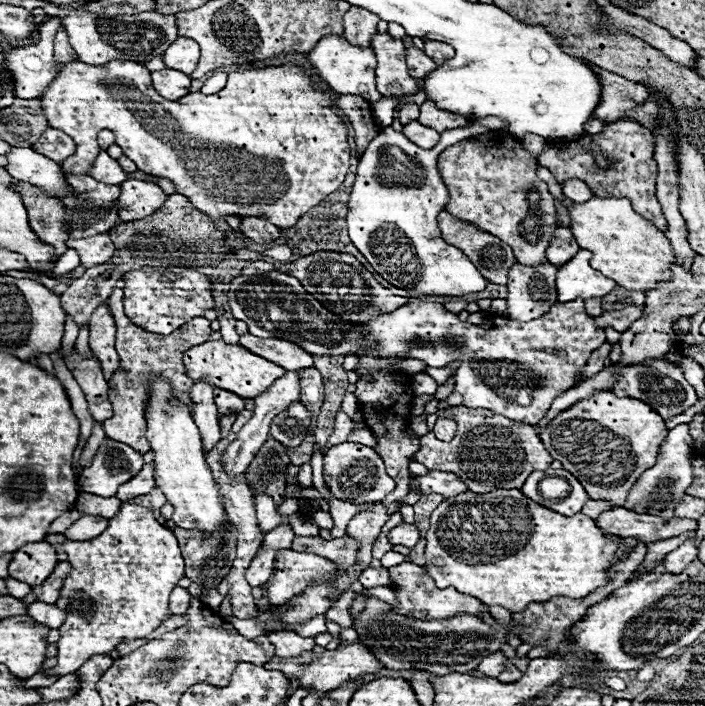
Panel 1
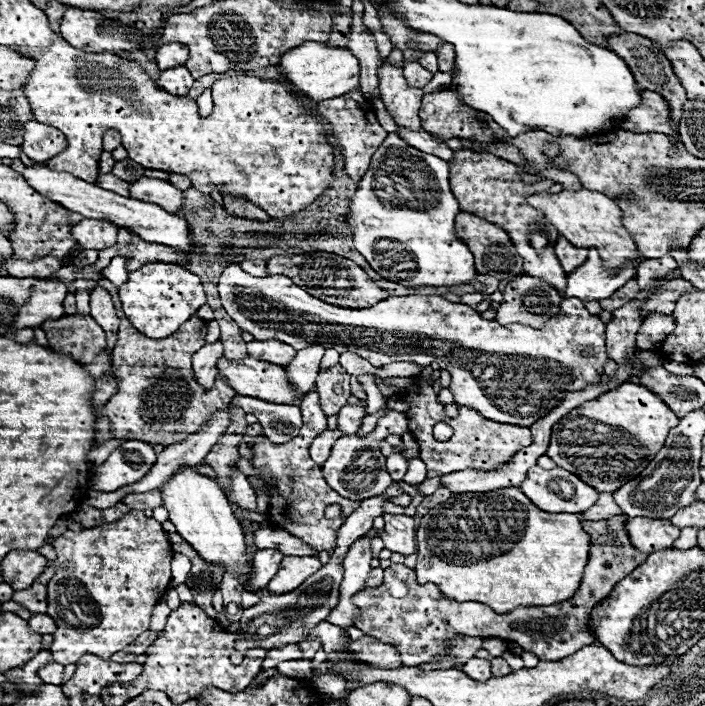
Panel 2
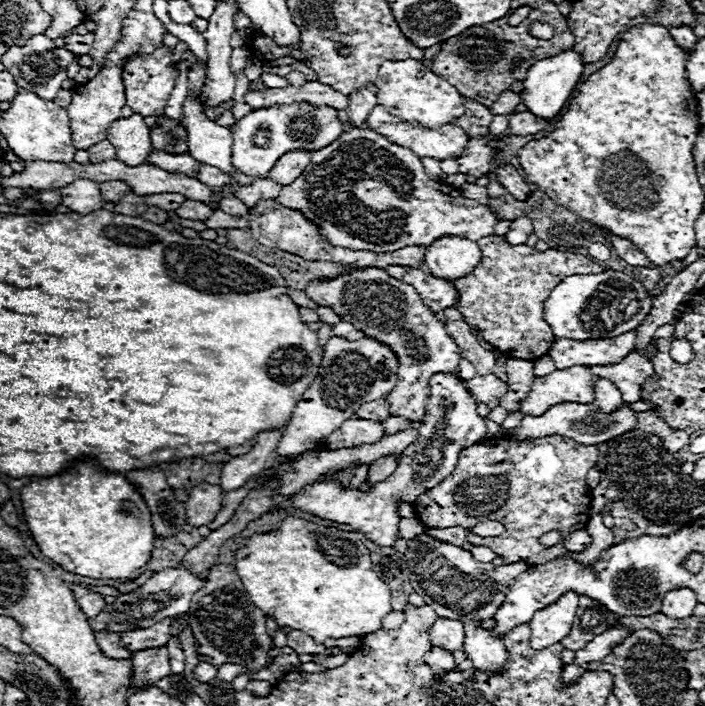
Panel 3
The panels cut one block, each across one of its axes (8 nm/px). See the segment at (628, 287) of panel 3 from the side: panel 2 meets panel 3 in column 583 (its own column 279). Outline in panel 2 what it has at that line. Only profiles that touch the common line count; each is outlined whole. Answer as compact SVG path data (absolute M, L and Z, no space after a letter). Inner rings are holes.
M228 264L222 270L218 292L226 312L244 332L250 332L256 340L276 339L294 346L296 350L312 344L322 344L324 348L344 346L346 350L366 358L376 368L382 368L390 362L416 362L420 366L438 362L442 370L452 374L450 390L456 404L472 406L482 416L502 424L532 426L538 418L544 418L550 414L550 410L560 406L568 392L578 392L590 384L598 384L604 364L608 362L604 346L604 322L598 316L588 314L578 298L564 298L560 312L552 316L540 330L536 330L522 324L500 326L496 320L484 320L482 314L474 312L470 306L448 302L442 296L390 296L370 308L340 308L310 296L286 276L278 274L256 278L246 274L240 264ZM520 406L532 406L532 412L520 412Z

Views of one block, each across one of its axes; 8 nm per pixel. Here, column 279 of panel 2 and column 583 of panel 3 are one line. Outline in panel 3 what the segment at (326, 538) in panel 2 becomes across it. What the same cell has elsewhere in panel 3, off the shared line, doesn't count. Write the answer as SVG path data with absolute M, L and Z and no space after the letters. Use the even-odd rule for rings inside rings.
M558 434L534 440L508 440L508 438L492 438L478 442L466 450L462 450L458 466L452 474L448 474L438 486L426 490L418 496L414 504L414 512L426 528L450 528L464 526L468 528L468 542L474 546L488 546L498 556L504 558L506 564L514 564L520 560L530 560L532 564L546 564L548 560L566 554L564 546L542 546L538 540L542 534L550 530L558 530L562 538L566 538L574 530L584 530L590 520L590 488L586 486L586 472L594 468L598 462L598 448L584 446L574 440L558 438ZM482 520L498 520L506 530L494 538L480 538L472 534L472 526Z

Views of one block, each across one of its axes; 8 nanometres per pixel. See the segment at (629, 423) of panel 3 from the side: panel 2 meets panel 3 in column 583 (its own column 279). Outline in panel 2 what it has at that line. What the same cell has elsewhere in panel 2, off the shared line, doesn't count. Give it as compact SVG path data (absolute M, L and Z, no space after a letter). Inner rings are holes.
M236 395L232 404L244 408L246 414L254 414L264 428L264 436L268 436L272 442L288 442L290 438L298 436L302 428L300 406L275 404L240 395Z

